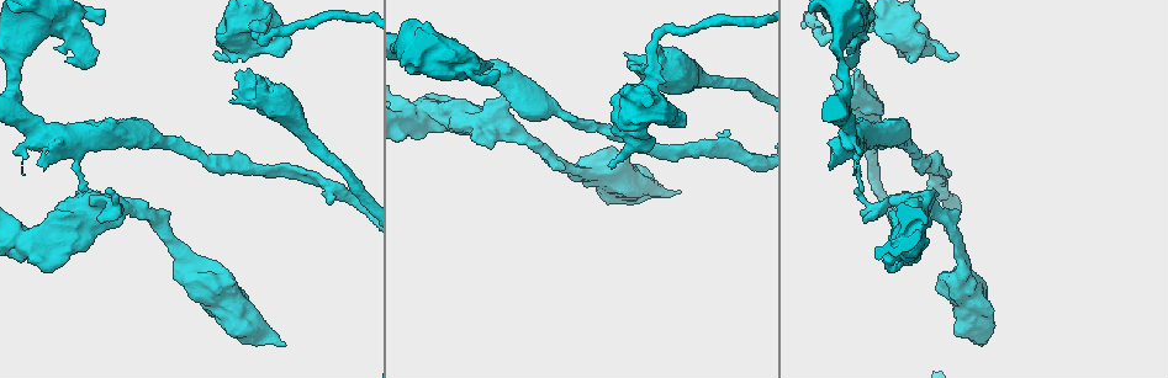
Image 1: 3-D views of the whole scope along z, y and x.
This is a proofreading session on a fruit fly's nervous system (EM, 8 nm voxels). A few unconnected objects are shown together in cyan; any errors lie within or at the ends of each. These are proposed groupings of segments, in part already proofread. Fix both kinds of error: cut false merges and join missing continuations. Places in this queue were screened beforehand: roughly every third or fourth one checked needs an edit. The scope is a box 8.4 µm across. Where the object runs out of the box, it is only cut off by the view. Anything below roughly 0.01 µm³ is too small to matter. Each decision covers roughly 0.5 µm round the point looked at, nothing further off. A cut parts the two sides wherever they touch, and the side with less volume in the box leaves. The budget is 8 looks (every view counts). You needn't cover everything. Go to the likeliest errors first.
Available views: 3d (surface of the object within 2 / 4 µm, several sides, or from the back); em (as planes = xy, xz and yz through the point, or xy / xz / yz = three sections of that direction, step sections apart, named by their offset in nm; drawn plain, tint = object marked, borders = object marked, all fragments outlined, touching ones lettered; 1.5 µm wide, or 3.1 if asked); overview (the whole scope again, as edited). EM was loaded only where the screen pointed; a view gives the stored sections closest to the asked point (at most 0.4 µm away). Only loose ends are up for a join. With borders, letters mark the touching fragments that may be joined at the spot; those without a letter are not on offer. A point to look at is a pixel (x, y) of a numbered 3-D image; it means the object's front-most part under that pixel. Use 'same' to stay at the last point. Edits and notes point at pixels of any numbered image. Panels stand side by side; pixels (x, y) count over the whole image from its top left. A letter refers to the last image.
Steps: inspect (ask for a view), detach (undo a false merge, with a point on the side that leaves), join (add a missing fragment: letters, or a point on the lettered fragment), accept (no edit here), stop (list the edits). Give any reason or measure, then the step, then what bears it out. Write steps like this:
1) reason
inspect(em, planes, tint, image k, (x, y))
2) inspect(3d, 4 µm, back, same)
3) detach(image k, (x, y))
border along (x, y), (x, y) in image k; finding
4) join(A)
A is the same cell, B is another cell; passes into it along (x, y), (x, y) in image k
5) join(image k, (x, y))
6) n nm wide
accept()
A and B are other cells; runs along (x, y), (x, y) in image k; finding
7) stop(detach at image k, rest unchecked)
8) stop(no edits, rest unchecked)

thick end
inspect(em, planes, plain, image 1, (283, 343))

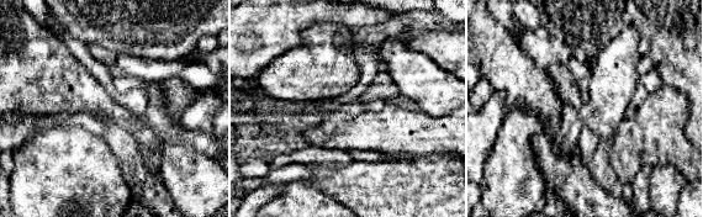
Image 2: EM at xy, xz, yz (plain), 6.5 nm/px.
what lies round it
inspect(em, planes, borders, same)

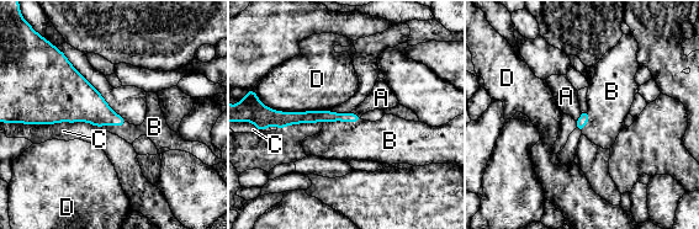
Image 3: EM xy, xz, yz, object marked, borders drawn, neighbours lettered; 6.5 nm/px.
C touches over 400 nm
accept()
A, B, C and D are other cells; border along (351, 111), (361, 115) in image 3; no lettered fragment goes on from it

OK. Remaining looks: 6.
thin arm on a thick one
inspect(3d, 4 µm, image 1, (40, 130))

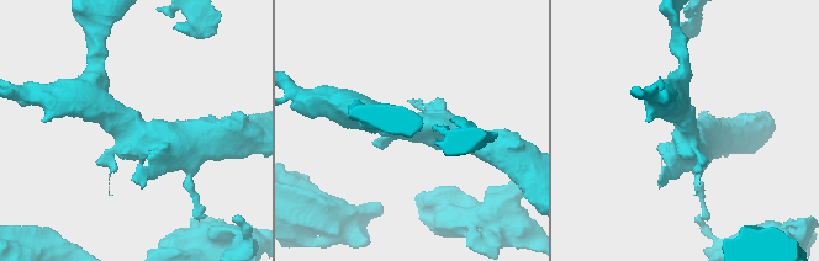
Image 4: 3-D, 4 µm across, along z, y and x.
now the EM
inspect(em, planes, tint, image 4, (136, 126))

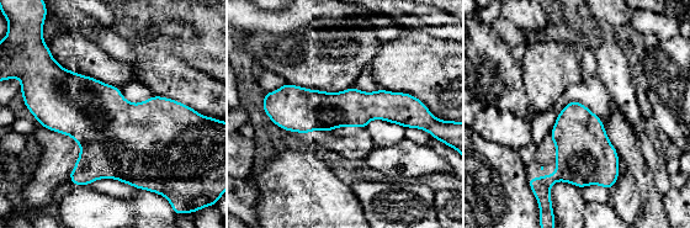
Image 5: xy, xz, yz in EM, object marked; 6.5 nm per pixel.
inspect(em, planes, borders, same)

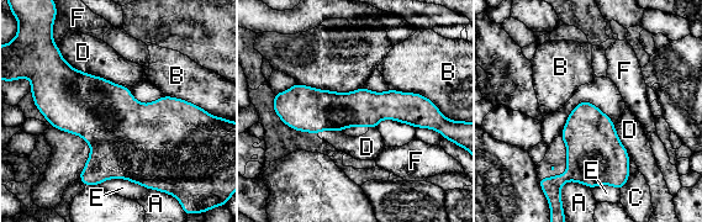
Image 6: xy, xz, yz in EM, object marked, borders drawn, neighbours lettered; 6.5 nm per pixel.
D touches over 550 nm
accept()
A, B, C, D, E and F are other cells; border along (59, 49), (77, 69), (130, 89) in image 6; all the same cell

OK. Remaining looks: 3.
inspect(3d, 4 µm, image 1, (956, 53))

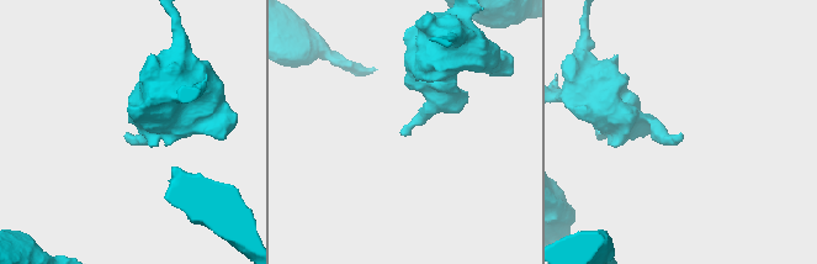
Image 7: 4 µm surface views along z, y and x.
shape alone is not enough
inspect(em, planes, borders, image 7, (679, 135))

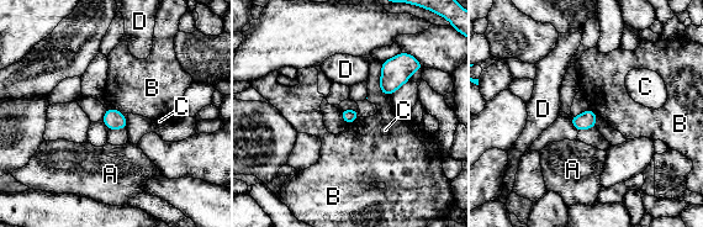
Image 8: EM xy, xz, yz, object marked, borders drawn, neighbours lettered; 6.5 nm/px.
accept()
A, B, C and D are other cells; border along (380, 63), (379, 90), (390, 96) in image 8; no lettered fragment goes on from it

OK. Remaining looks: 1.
stop(no edits, rest unchecked)

